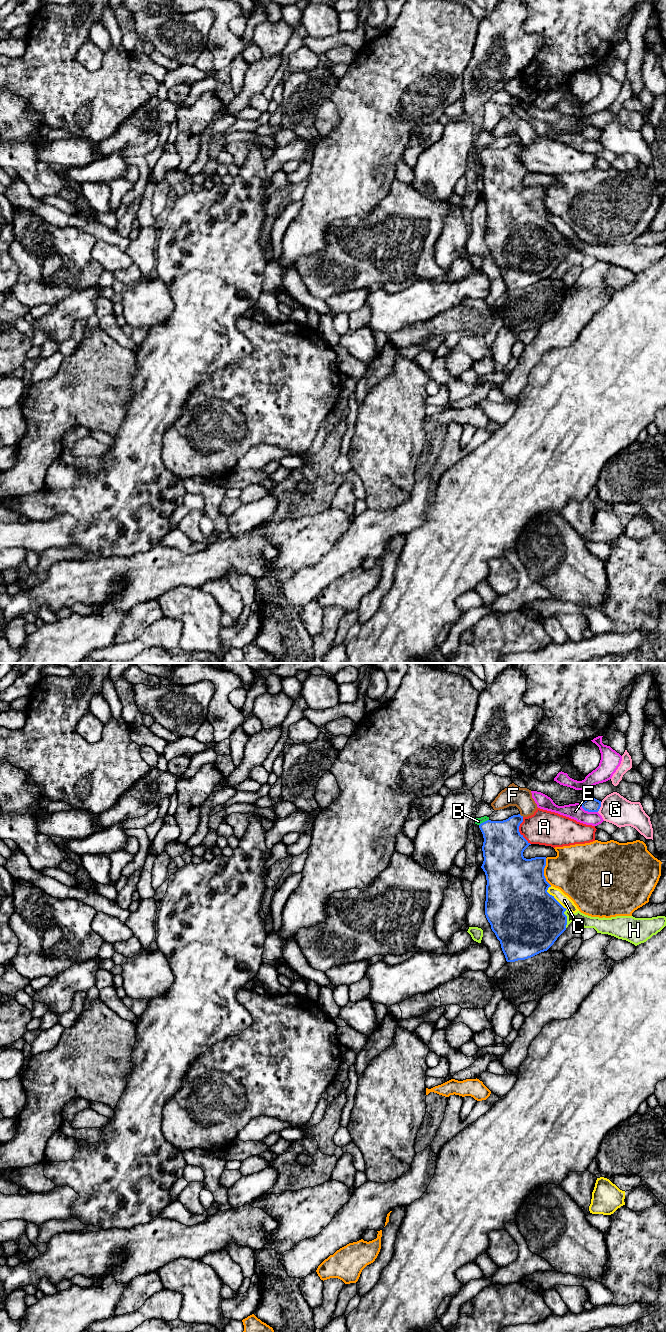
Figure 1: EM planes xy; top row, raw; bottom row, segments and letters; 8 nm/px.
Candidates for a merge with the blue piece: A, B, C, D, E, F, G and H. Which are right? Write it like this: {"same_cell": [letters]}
{"same_cell": []}

